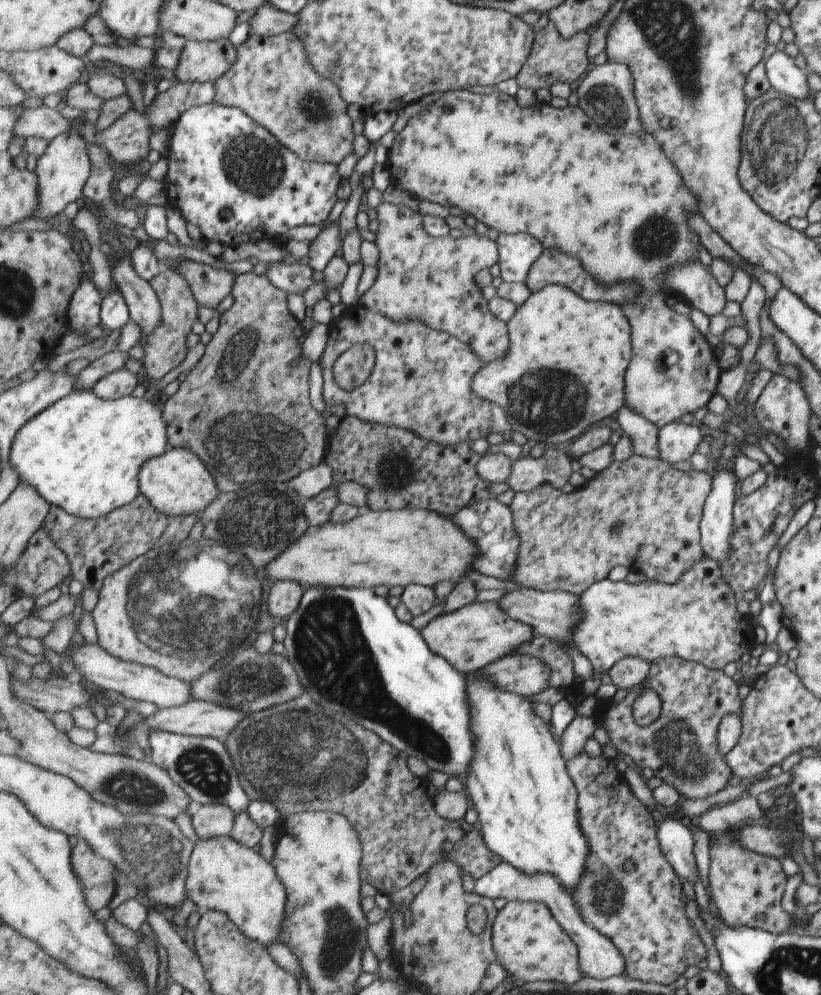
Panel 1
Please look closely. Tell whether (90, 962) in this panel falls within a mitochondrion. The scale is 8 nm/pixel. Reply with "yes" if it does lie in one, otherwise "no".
no

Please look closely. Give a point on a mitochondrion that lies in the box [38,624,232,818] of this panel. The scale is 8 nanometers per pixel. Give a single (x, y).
(133, 790)

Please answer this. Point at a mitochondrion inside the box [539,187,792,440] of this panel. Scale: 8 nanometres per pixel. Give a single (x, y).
(659, 237)

